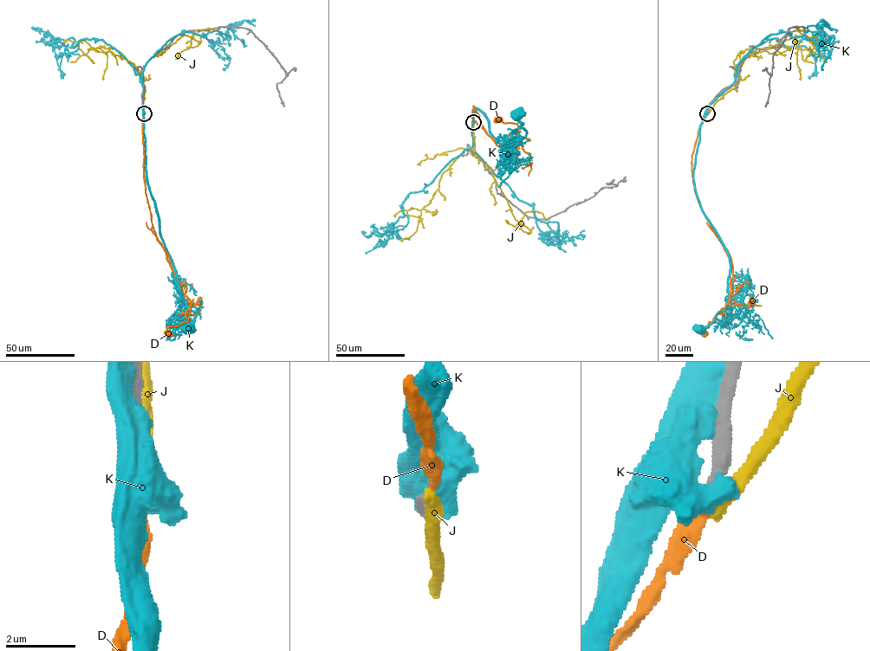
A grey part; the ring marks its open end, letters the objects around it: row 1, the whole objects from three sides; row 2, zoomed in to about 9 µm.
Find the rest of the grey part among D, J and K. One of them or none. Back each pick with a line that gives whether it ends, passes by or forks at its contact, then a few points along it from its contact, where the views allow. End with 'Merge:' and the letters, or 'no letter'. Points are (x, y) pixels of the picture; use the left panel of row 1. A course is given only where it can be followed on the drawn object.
D: it ends; course (143, 113), (143, 177), (152, 228), (181, 290), (191, 302), (185, 312), (188, 321), (169, 326), (167, 333)
Merge: D

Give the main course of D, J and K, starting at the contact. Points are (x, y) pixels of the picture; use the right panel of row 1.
D: (707, 113), (698, 130), (691, 157), (692, 177), (700, 208), (730, 263), (729, 302), (704, 327), (704, 333)
J: (708, 112), (737, 83), (747, 57), (795, 36), (808, 36), (816, 47), (796, 29), (805, 29)
K: (708, 112), (700, 126), (693, 181), (702, 211), (729, 256), (728, 291), (734, 302), (702, 328)

